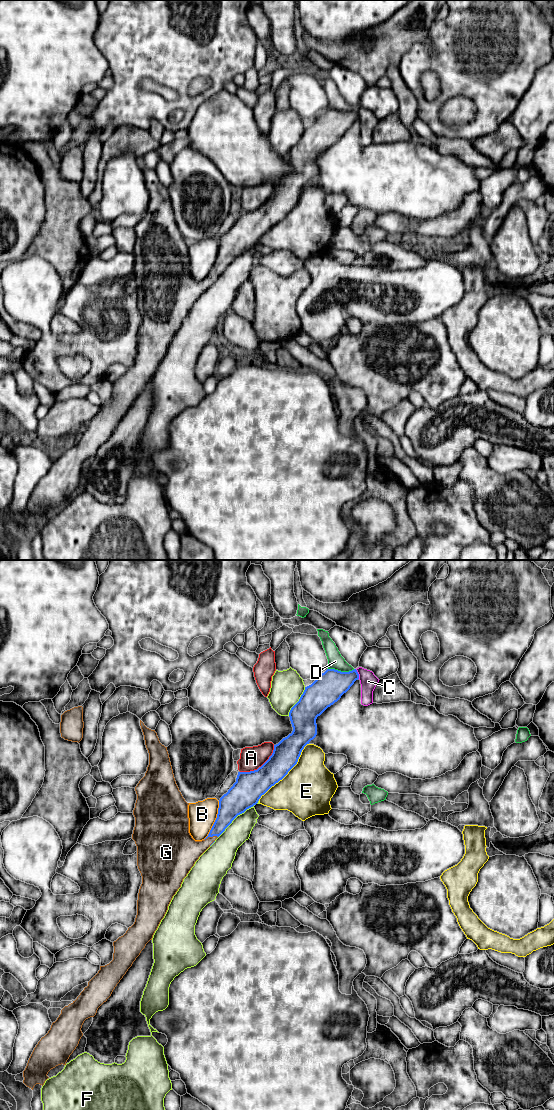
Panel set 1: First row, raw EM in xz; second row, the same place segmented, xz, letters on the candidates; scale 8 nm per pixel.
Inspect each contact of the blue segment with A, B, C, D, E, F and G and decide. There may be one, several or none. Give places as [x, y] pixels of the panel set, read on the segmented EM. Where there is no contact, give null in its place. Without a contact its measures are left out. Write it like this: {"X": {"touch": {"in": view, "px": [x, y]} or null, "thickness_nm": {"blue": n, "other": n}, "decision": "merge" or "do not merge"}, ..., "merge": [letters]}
{"A": {"touch": {"in": "xz", "px": [261, 766]}, "thickness_nm": {"blue": 240, "other": 190}, "decision": "do not merge"}, "B": {"touch": {"in": "xz", "px": [215, 820]}, "thickness_nm": {"blue": 220, "other": 220}, "decision": "do not merge"}, "C": {"touch": {"in": "xz", "px": [358, 674]}, "thickness_nm": {"blue": 240, "other": 140}, "decision": "do not merge"}, "D": {"touch": {"in": "xz", "px": [340, 671]}, "thickness_nm": {"blue": 240, "other": 130}, "decision": "do not merge"}, "E": {"touch": {"in": "xz", "px": [287, 773]}, "thickness_nm": {"blue": 220, "other": 420}, "decision": "do not merge"}, "F": {"touch": {"in": "xz", "px": [235, 817]}, "thickness_nm": {"blue": 240, "other": 190}, "decision": "do not merge"}, "G": {"touch": {"in": "xz", "px": [210, 836]}, "thickness_nm": {"blue": 160, "other": 260}, "decision": "merge"}, "merge": ["G"]}

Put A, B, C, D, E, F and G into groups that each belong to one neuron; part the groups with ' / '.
A / B / C / D / E / F / G

